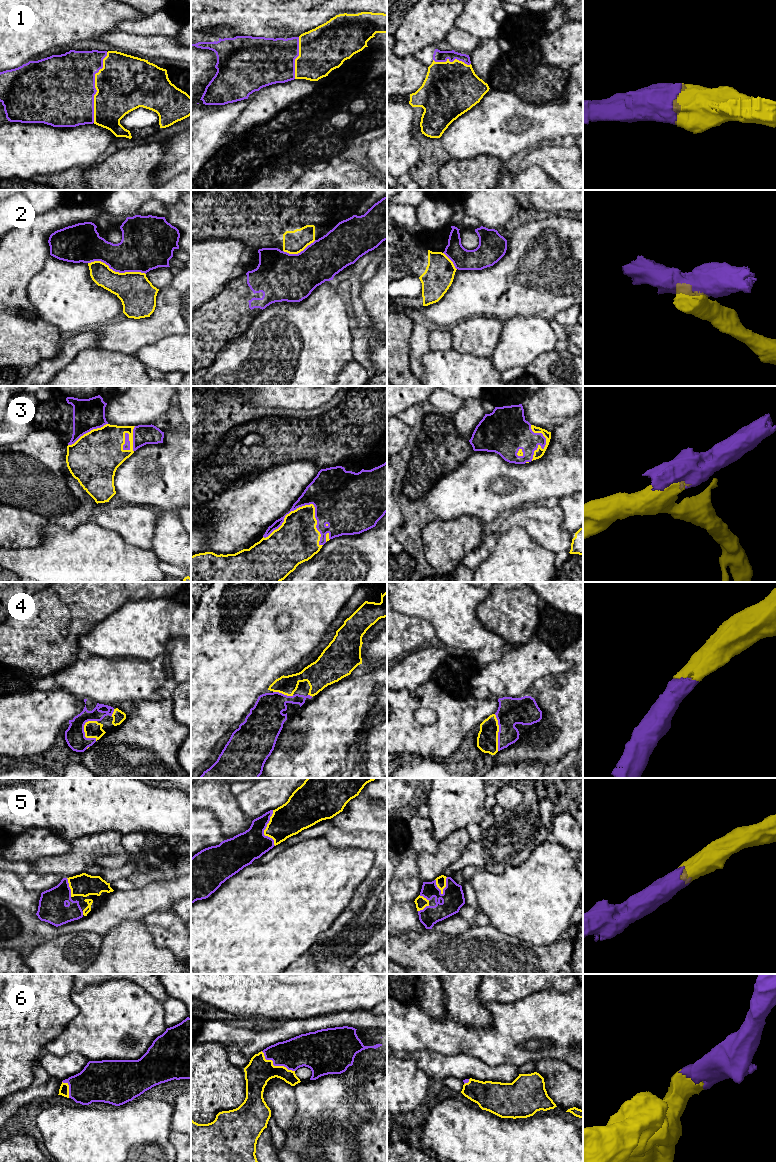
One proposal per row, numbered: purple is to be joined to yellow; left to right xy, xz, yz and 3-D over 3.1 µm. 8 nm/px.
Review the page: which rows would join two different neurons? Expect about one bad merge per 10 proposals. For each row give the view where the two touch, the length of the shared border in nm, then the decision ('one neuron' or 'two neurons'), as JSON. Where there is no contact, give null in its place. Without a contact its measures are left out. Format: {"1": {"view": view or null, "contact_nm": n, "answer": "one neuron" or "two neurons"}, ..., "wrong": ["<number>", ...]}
{"1": {"view": "xy", "contact_nm": 600, "answer": "one neuron"}, "2": {"view": "xy", "contact_nm": 480, "answer": "two neurons"}, "3": {"view": "xz", "contact_nm": 480, "answer": "one neuron"}, "4": {"view": "xy", "contact_nm": 180, "answer": "one neuron"}, "5": {"view": "xz", "contact_nm": 280, "answer": "one neuron"}, "6": {"view": "xz", "contact_nm": 320, "answer": "one neuron"}, "wrong": ["2"]}

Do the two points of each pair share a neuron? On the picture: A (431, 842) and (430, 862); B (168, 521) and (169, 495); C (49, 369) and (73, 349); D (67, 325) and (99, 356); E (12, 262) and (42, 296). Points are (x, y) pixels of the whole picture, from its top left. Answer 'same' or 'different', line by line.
A: different
B: different
C: same
D: different
E: different

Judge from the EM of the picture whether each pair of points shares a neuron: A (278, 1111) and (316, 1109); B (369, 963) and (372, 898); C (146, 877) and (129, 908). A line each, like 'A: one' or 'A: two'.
A: two
B: two
C: two

